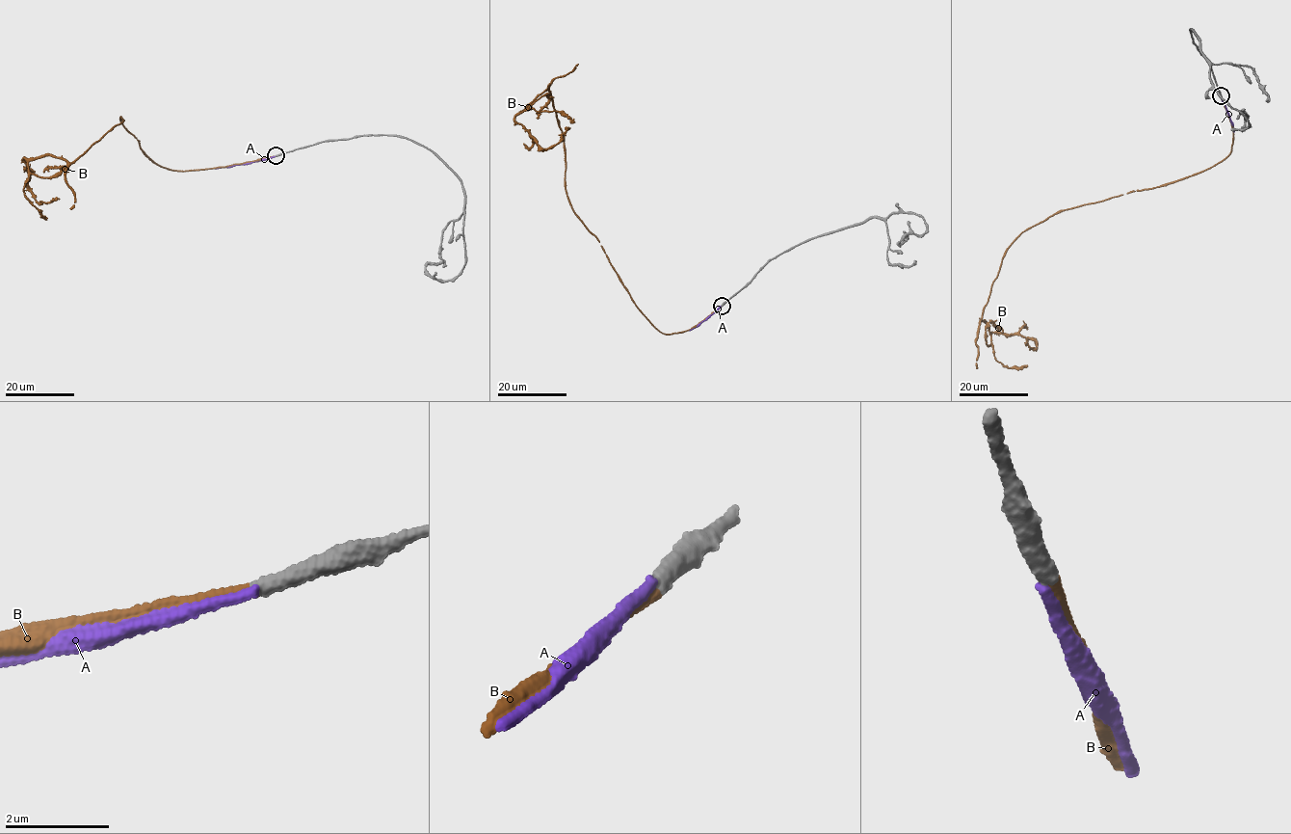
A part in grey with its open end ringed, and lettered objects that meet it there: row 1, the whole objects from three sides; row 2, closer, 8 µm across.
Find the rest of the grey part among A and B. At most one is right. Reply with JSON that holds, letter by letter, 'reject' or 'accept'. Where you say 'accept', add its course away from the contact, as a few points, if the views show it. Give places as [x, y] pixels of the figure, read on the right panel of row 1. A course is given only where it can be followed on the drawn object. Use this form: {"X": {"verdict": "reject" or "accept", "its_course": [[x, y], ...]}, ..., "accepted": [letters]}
{"A": {"verdict": "reject"}, "B": {"verdict": "accept", "its_course": [[1221, 95], [1233, 132], [1225, 159], [1018, 235], [980, 321], [1035, 349], [1027, 339]]}, "accepted": ["B"]}

